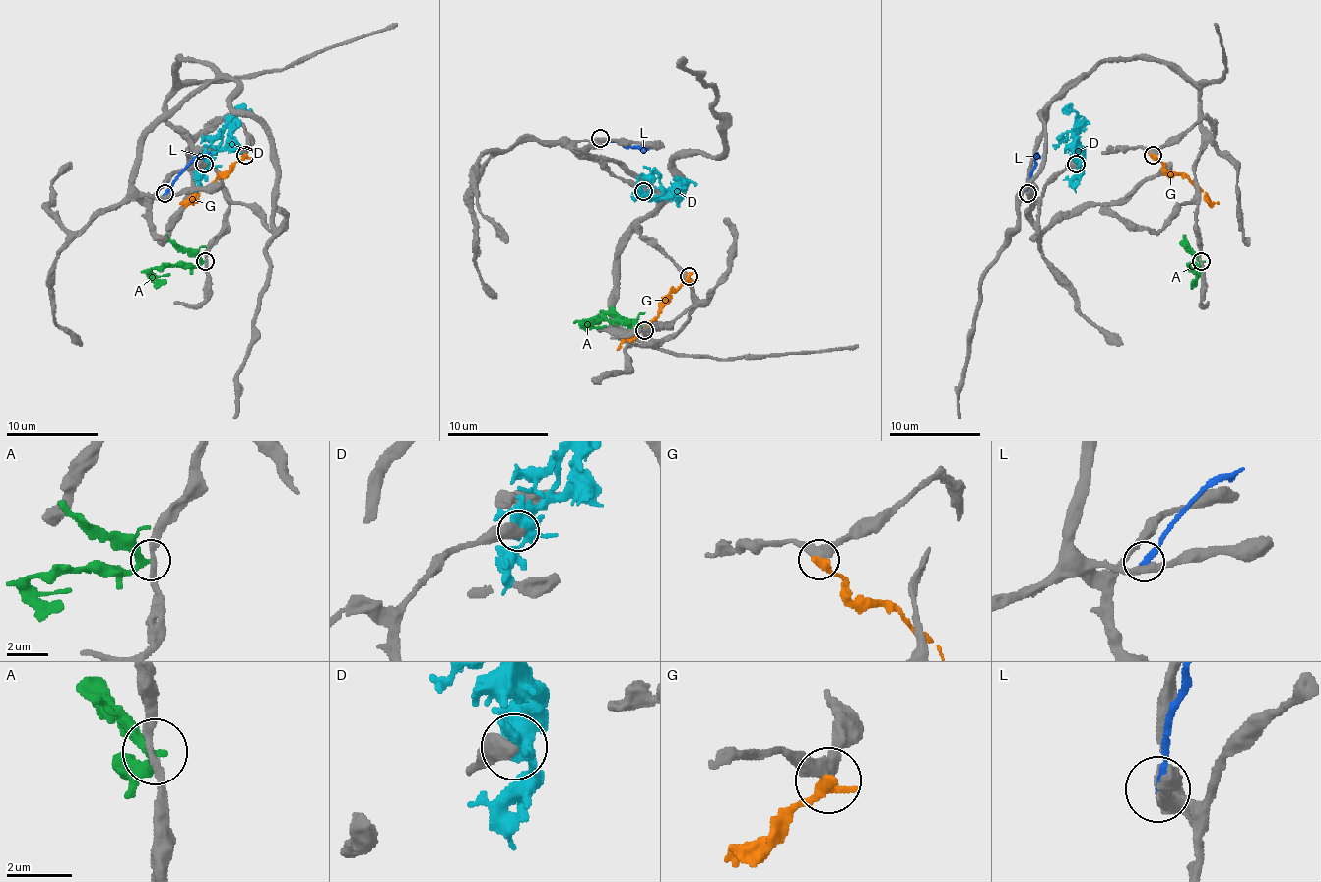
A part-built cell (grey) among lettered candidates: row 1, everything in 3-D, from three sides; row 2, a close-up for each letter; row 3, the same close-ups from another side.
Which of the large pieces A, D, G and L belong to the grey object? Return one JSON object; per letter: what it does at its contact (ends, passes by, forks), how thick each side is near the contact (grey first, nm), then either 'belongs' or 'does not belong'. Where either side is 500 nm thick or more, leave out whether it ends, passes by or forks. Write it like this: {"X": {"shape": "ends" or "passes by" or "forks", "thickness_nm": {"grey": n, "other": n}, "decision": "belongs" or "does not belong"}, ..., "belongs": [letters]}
{"A": {"shape": "passes by", "thickness_nm": {"grey": 240, "other": 240}, "decision": "does not belong"}, "D": {"thickness_nm": {"grey": 500, "other": 440}, "decision": "does not belong"}, "G": {"shape": "ends", "thickness_nm": {"grey": 440, "other": 400}, "decision": "does not belong"}, "L": {"shape": "ends", "thickness_nm": {"grey": 320, "other": 260}, "decision": "does not belong"}, "belongs": []}

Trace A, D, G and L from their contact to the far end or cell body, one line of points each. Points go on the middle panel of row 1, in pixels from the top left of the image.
A: (645, 331), (607, 321), (584, 323), (595, 326), (602, 318)
D: (642, 192), (655, 197), (663, 192), (679, 192), (689, 181), (696, 186)
G: (689, 275), (663, 308), (618, 349)
L: (600, 139), (650, 149)

